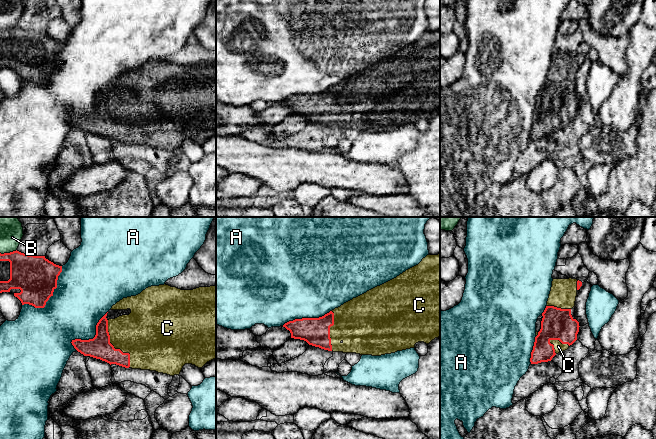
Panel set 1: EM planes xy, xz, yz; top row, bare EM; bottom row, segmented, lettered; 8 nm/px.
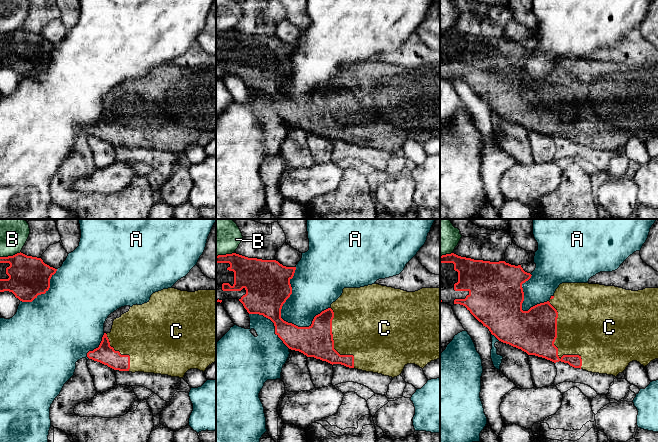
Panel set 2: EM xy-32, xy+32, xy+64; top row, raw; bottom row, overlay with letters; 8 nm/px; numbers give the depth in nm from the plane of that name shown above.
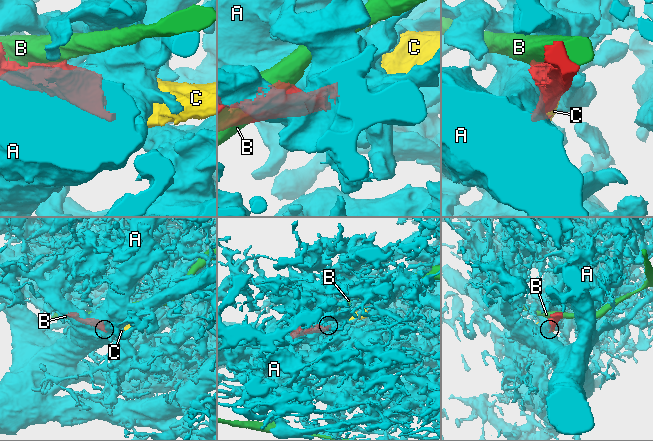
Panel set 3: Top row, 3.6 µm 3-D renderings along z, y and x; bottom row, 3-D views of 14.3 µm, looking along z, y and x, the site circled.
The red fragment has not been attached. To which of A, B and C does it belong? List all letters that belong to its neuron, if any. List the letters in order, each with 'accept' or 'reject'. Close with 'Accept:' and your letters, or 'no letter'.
A: reject
B: reject
C: accept
Accept: C

